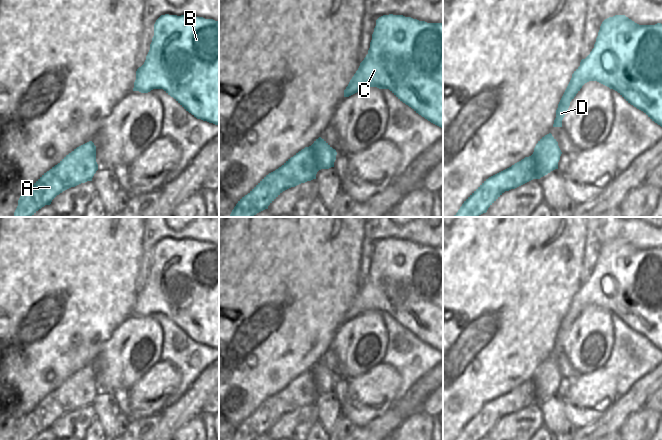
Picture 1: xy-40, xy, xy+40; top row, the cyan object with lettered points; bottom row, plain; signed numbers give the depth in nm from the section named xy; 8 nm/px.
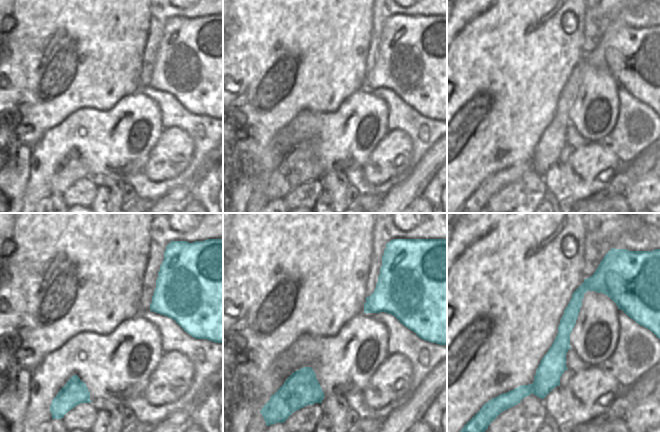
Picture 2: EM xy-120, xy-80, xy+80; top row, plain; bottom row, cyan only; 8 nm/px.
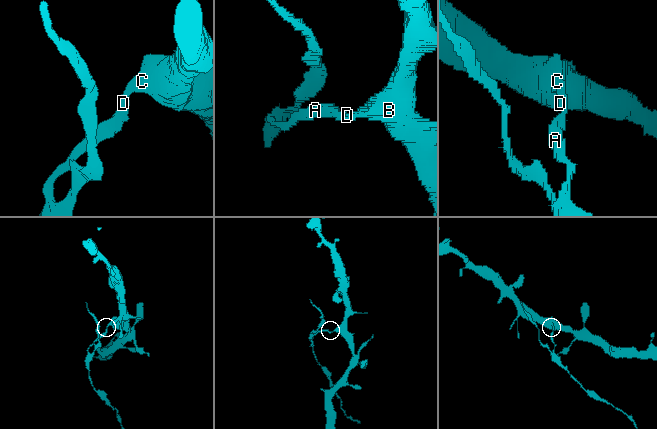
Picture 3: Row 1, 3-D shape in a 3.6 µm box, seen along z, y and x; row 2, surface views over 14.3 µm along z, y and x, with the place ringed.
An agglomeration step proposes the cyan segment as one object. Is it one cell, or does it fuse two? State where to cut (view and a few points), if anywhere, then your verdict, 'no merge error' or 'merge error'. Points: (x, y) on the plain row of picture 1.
cut in xy along (311, 369), (313, 383), (318, 394); merge error

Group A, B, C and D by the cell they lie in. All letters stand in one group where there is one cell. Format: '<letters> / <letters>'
A / B C D

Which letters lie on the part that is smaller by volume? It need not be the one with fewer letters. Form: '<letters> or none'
A

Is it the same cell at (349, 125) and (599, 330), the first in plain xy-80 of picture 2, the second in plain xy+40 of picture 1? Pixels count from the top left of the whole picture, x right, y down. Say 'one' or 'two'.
one

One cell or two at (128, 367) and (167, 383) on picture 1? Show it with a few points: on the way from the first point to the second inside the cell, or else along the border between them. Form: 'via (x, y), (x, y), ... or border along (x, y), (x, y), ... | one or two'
border along (159, 360), (128, 389) | two

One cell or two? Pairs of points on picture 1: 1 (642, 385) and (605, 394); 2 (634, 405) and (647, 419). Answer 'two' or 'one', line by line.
1: two
2: two

